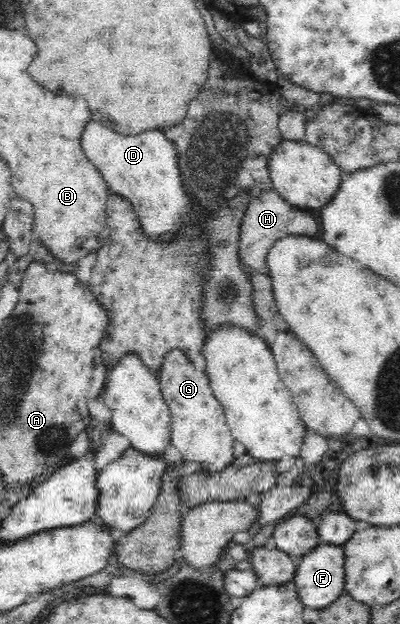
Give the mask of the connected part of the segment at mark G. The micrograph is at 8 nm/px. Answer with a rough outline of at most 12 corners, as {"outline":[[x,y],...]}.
{"outline":[[175,347],[158,371],[171,441],[220,472],[235,440],[204,370]]}

